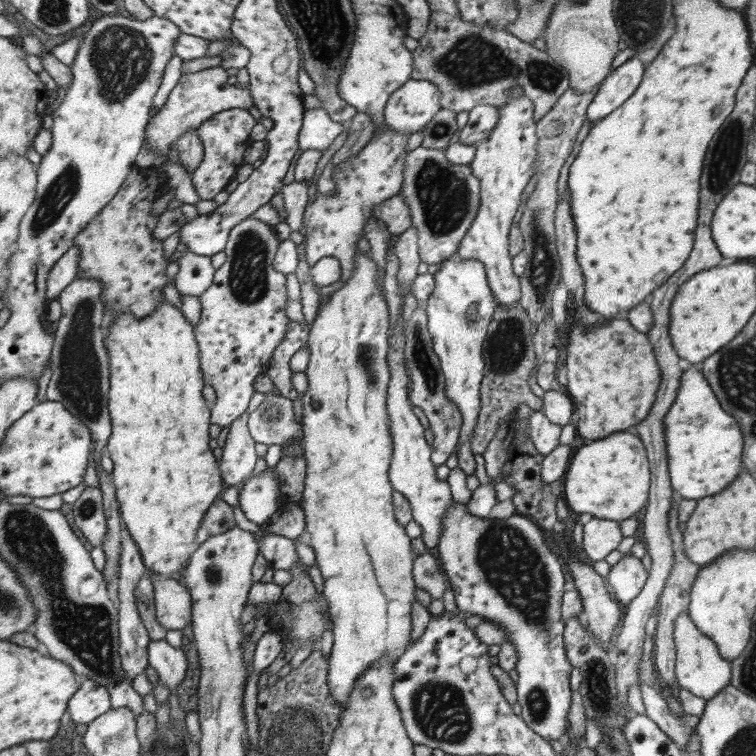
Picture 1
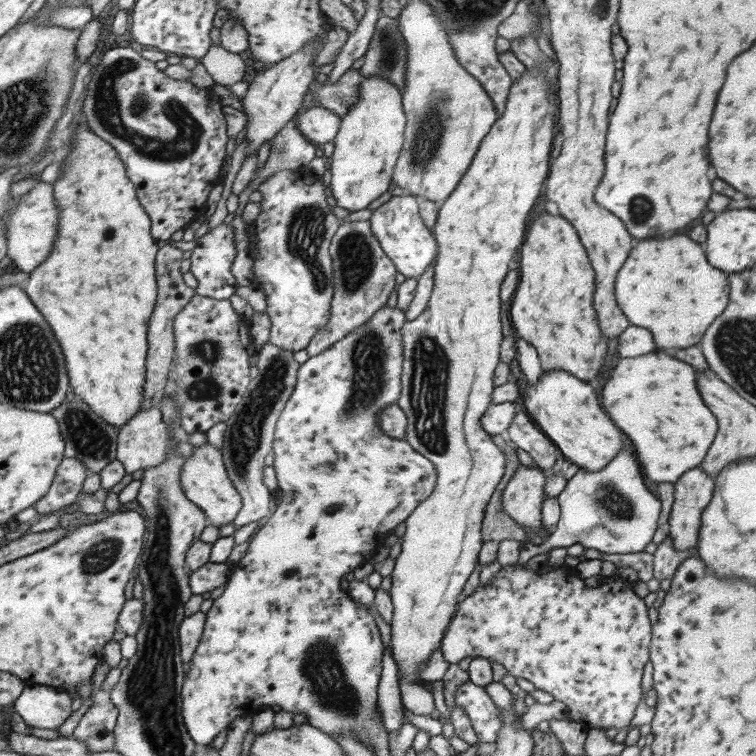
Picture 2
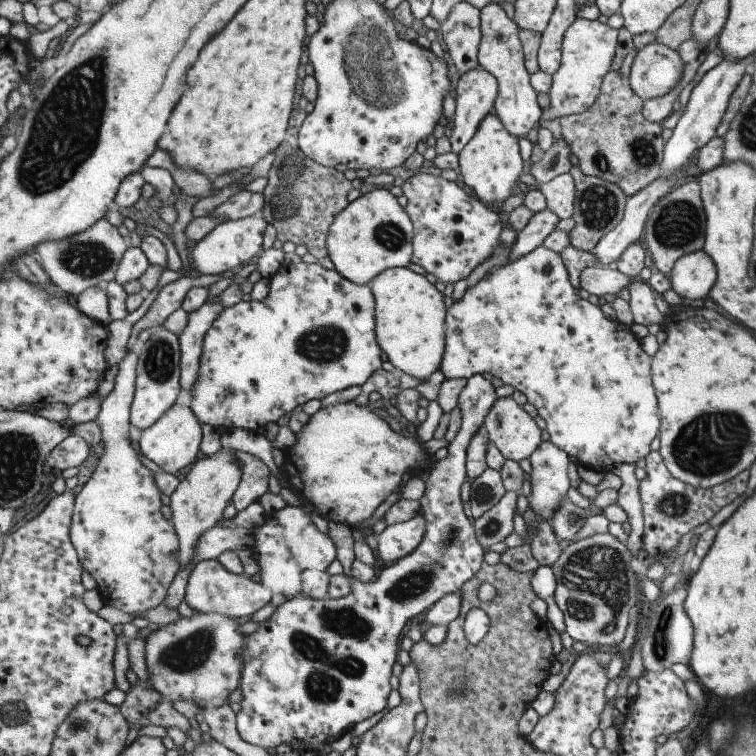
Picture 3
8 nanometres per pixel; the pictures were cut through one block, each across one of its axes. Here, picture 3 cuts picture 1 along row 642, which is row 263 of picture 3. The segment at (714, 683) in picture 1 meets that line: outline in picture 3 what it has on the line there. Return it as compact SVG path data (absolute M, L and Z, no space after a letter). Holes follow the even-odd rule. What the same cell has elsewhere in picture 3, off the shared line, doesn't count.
M702 249L678 258L669 278L672 290L682 299L704 300L716 282L716 266Z

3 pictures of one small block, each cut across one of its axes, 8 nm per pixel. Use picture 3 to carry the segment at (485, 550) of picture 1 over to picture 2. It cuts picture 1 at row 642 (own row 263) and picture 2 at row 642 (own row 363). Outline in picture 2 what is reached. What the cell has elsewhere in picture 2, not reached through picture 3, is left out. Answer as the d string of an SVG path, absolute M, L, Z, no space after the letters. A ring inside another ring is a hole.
M572 562L559 568L544 567L537 570L527 568L526 564L506 565L498 571L488 584L478 585L474 593L460 600L439 650L450 664L459 663L464 658L476 659L477 657L487 659L490 663L502 664L506 671L516 679L528 680L536 686L537 690L547 692L554 697L554 700L566 704L568 718L581 724L582 728L586 730L600 728L611 734L628 726L634 718L634 712L642 696L641 681L644 664L649 662L649 646L653 634L644 599L629 588L628 582L622 578L612 578L600 587L586 586L584 580L574 574Z

